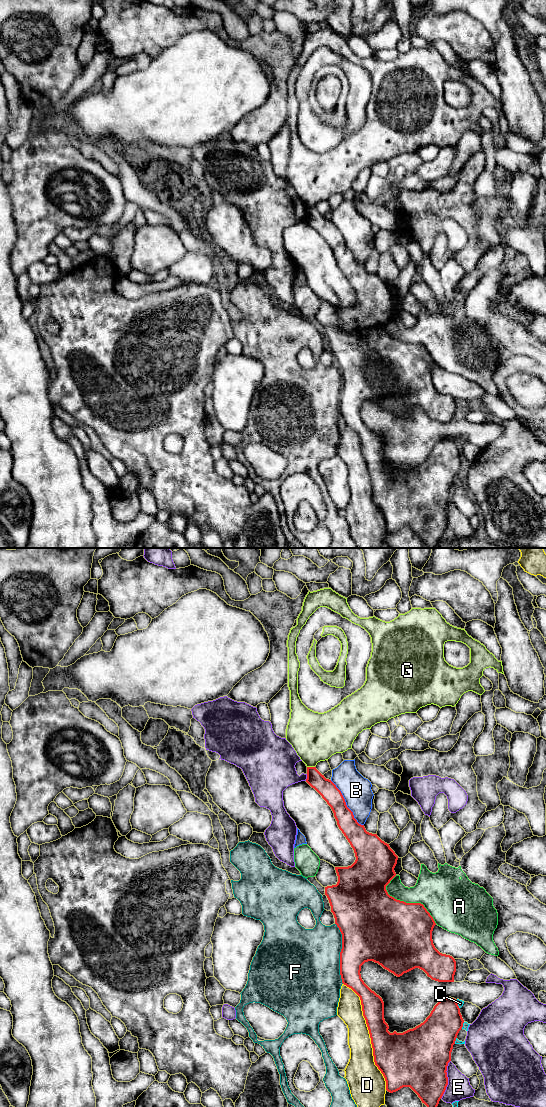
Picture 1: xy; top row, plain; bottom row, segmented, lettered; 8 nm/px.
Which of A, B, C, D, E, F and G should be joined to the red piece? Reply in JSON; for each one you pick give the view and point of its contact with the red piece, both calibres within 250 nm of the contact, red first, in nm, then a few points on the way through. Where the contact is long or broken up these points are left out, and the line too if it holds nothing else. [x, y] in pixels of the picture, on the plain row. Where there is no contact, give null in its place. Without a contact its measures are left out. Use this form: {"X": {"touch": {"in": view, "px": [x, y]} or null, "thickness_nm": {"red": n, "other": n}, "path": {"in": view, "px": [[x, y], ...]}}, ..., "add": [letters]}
{"add": []}

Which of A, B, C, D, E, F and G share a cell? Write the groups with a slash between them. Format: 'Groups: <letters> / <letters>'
Groups: A / B / C / D / E / F / G

